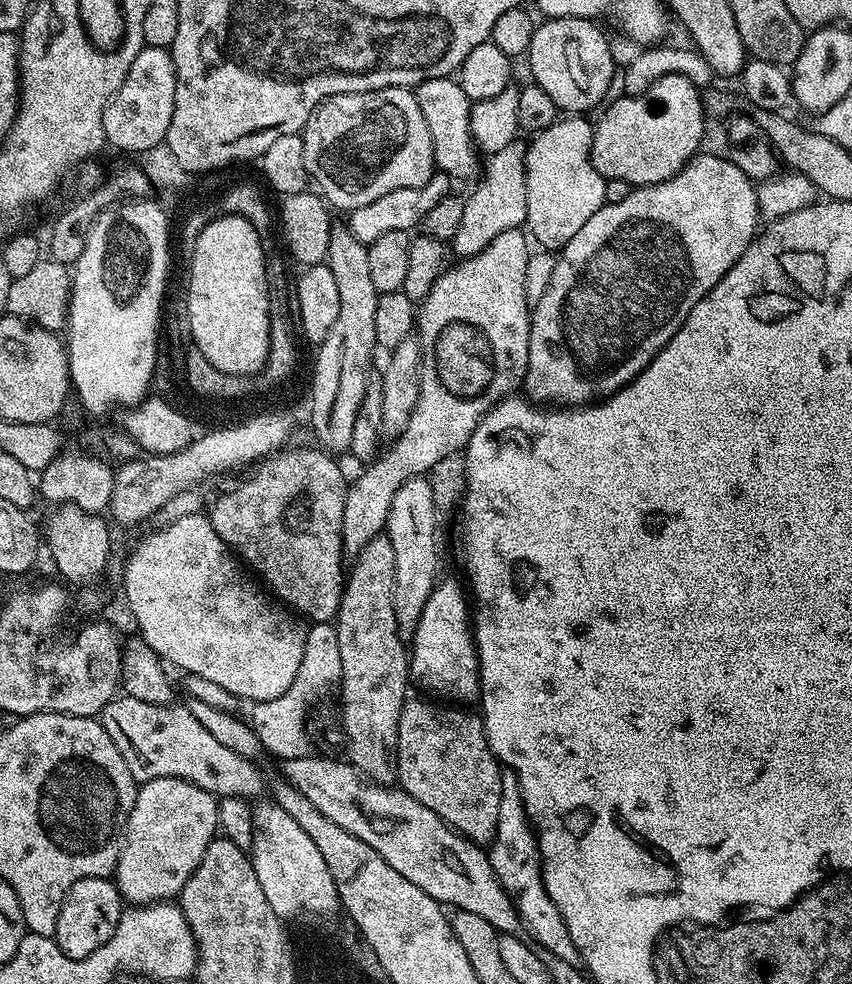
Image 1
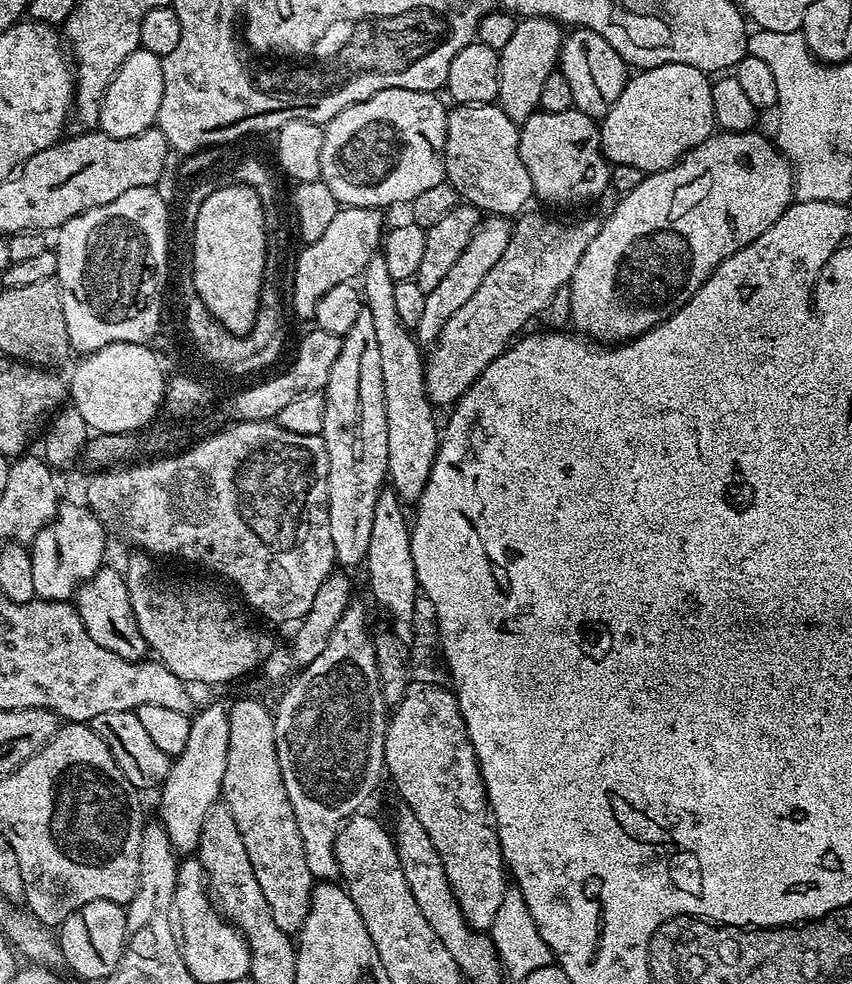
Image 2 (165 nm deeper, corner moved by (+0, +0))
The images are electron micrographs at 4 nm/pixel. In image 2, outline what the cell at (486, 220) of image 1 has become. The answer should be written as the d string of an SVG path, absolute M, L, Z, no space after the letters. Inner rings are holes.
M488 216L481 219L466 250L462 250L462 258L458 258L458 262L454 262L454 266L450 266L450 271L442 277L442 282L438 282L438 286L434 286L434 290L426 294L426 307L422 309L422 319L414 329L417 344L421 346L435 344L440 337L442 326L446 326L448 319L472 297L474 290L482 286L482 278L486 278L490 270L494 270L494 262L502 258L502 250L506 250L510 242L512 225L513 221L503 216Z

